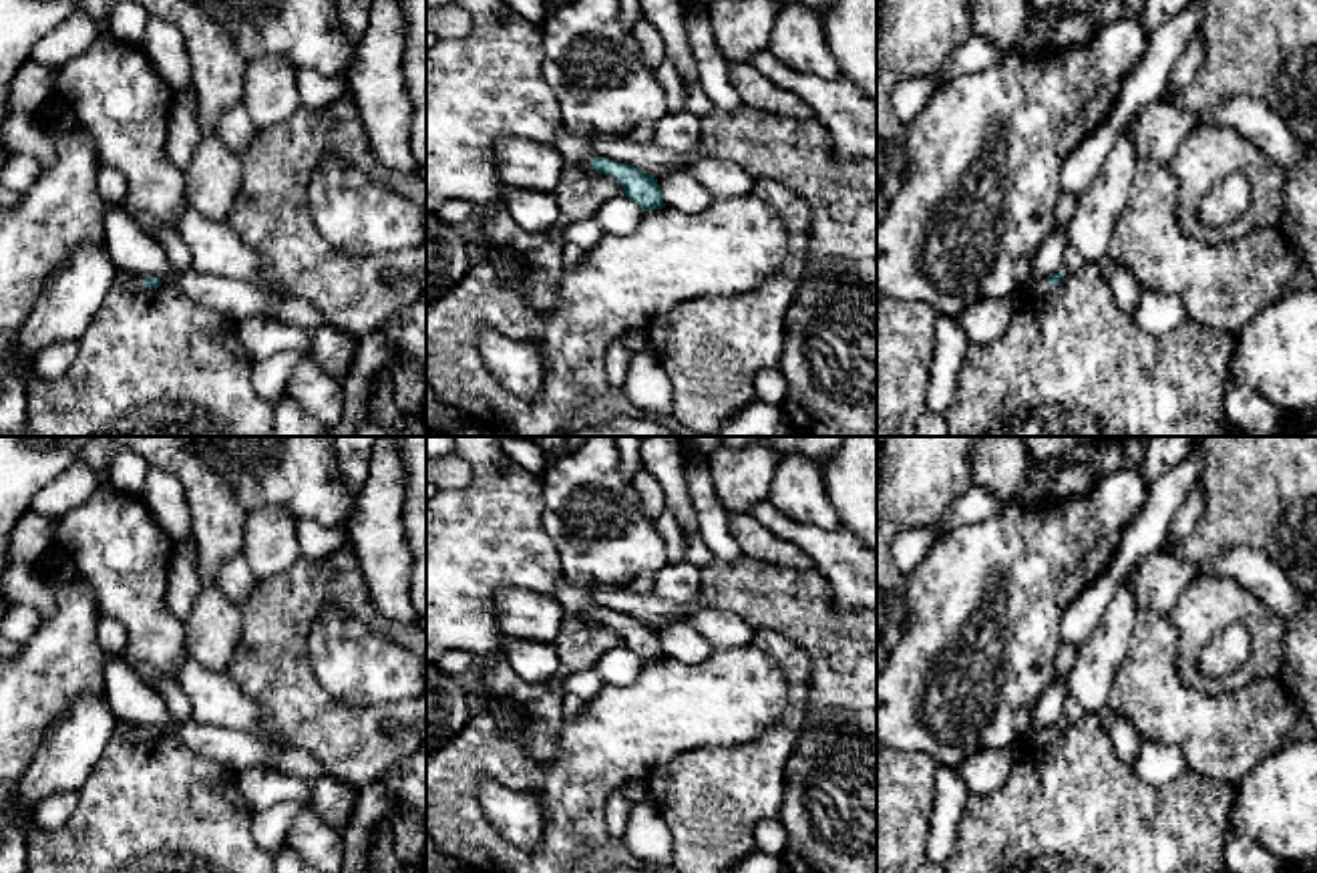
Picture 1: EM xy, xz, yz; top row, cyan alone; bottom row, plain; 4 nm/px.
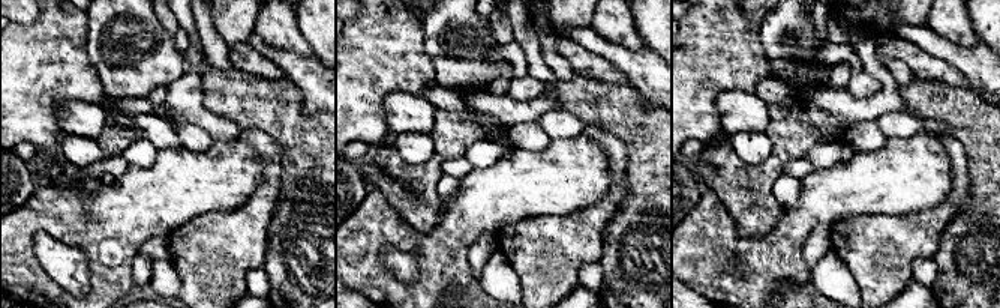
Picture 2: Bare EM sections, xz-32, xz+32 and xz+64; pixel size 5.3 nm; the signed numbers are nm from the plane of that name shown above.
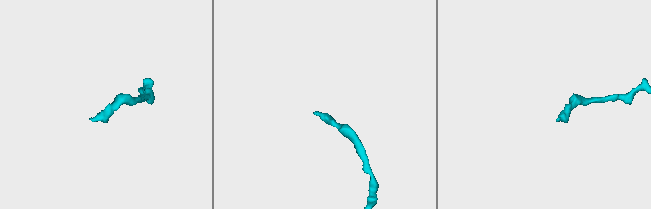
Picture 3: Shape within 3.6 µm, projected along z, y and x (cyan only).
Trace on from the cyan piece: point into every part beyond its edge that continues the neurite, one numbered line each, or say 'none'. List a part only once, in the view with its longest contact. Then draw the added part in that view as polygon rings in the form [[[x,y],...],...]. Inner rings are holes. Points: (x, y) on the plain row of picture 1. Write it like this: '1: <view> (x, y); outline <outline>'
1: xy (123, 729); outline [[[119,722],[119,724],[117,724],[117,734],[121,734],[121,736],[131,736],[131,738],[139,738],[139,740],[145,738],[141,726],[131,726],[131,724],[125,724],[125,722]]]

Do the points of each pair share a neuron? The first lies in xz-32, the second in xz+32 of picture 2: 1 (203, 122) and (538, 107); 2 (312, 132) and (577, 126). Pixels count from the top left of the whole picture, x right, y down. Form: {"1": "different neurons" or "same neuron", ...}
{"1": "different neurons", "2": "different neurons"}

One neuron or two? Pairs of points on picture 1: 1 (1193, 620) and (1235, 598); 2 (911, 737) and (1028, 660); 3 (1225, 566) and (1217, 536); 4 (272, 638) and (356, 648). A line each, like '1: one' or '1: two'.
1: one
2: one
3: two
4: two

